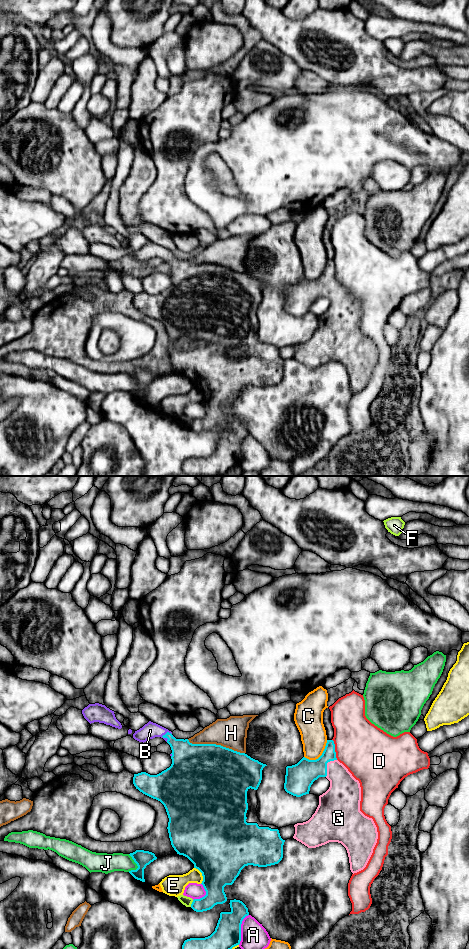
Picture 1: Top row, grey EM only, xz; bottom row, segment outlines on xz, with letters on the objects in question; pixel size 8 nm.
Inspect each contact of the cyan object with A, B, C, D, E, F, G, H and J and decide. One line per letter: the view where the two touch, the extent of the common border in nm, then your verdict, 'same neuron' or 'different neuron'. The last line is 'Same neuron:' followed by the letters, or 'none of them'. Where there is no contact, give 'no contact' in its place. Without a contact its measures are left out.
A: meets cyan in xz; contact 260 nm long; different neuron
B: meets cyan in xz; contact 90 nm long; same neuron
C: meets cyan in xz; contact 240 nm long; different neuron
D: meets cyan in xz; contact 170 nm long; different neuron
E: meets cyan in xz; contact 150 nm long; different neuron
F: meets cyan in xz; contact 60 nm long; different neuron
G: meets cyan in xz; contact 170 nm long; same neuron
H: meets cyan in xz; contact 480 nm long; different neuron
J: meets cyan in xz; contact 150 nm long; different neuron
Same neuron: B, G

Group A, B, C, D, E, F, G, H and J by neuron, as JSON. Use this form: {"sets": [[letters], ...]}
{"sets": [["A"], ["B", "G"], ["C"], ["D"], ["E"], ["F"], ["H"], ["J"]]}

